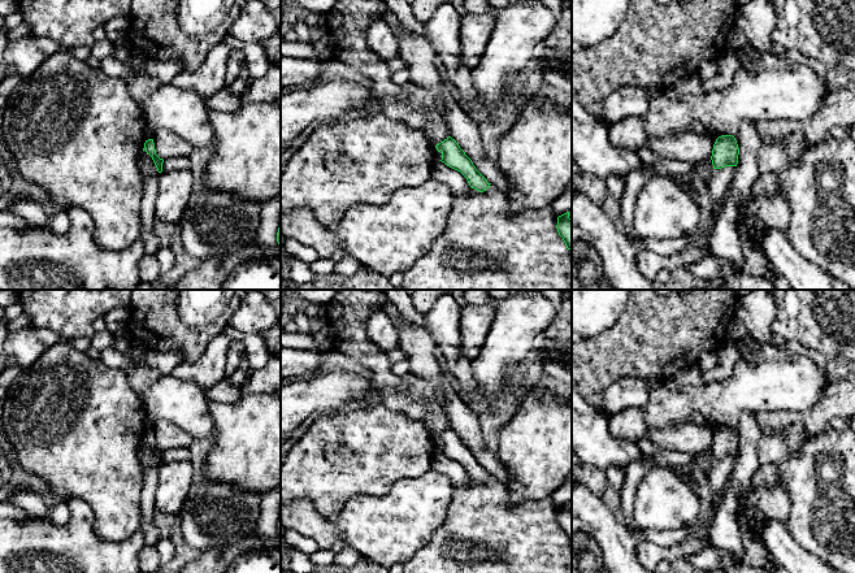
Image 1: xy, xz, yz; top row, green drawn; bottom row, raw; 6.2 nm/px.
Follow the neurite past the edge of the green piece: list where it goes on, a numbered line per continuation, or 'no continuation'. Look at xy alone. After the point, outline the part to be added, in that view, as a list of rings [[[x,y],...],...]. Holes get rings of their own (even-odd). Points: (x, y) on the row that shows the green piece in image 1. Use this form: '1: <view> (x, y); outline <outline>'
no continuation

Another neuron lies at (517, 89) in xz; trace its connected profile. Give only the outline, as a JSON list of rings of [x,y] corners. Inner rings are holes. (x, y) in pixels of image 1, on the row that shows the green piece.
[[[521,73],[515,79],[511,81],[511,83],[507,87],[509,95],[503,105],[503,107],[515,107],[518,101],[521,101],[522,104],[520,107],[518,113],[530,104],[531,99],[535,95],[539,94],[539,92],[533,95],[528,94],[528,82],[525,74],[526,73]]]

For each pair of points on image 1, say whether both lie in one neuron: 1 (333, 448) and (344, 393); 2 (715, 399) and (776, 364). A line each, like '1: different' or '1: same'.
1: different
2: same

